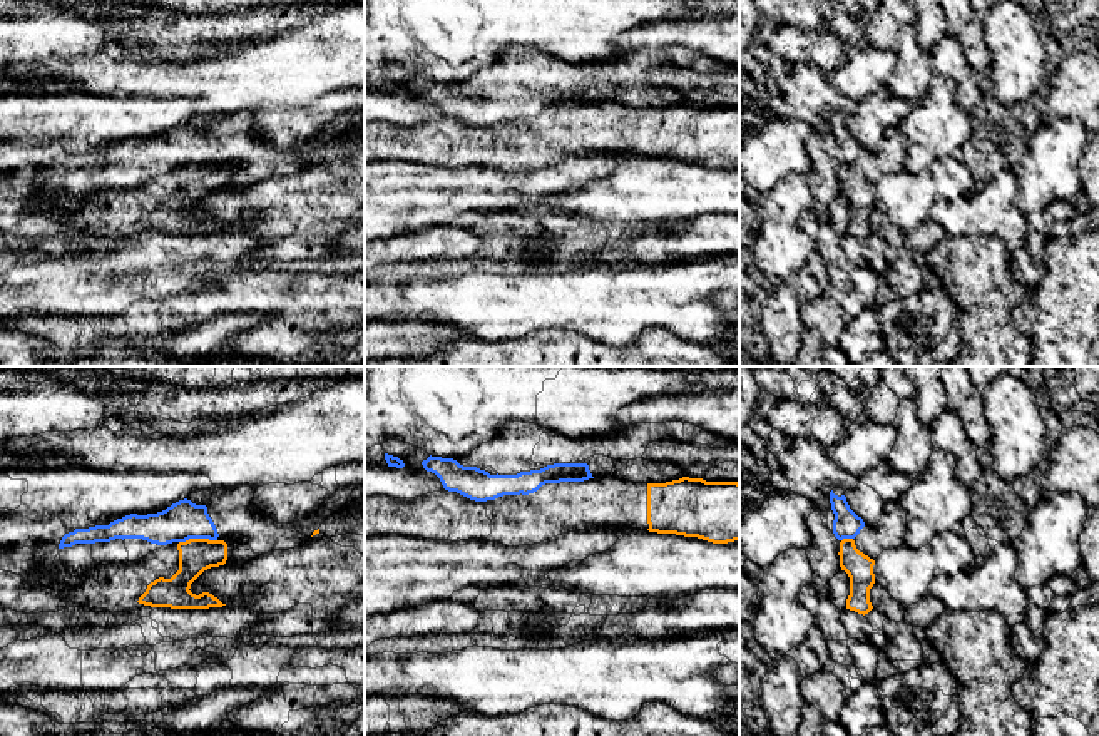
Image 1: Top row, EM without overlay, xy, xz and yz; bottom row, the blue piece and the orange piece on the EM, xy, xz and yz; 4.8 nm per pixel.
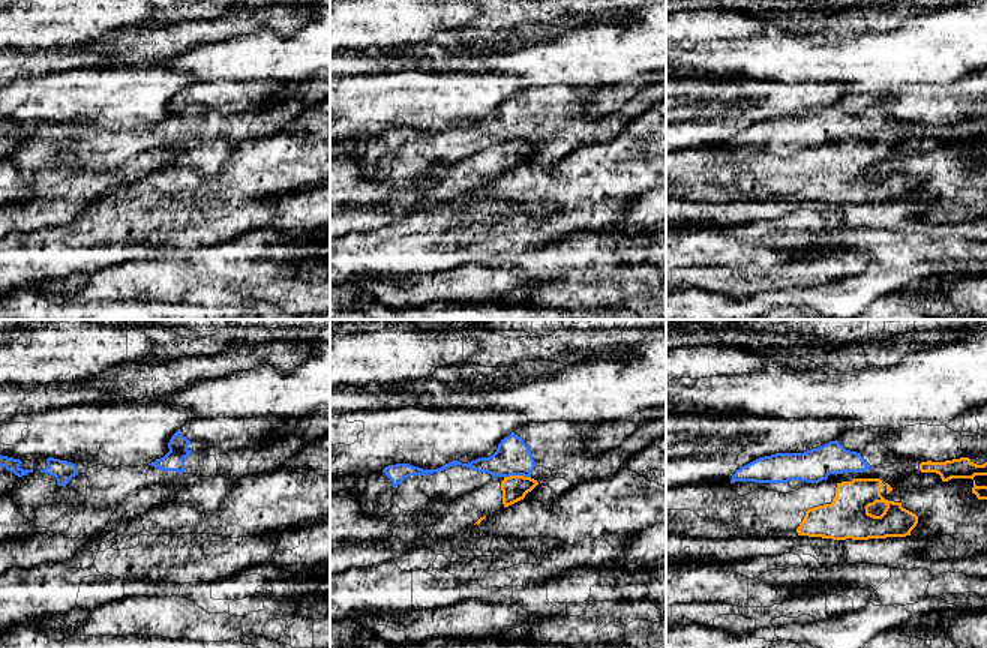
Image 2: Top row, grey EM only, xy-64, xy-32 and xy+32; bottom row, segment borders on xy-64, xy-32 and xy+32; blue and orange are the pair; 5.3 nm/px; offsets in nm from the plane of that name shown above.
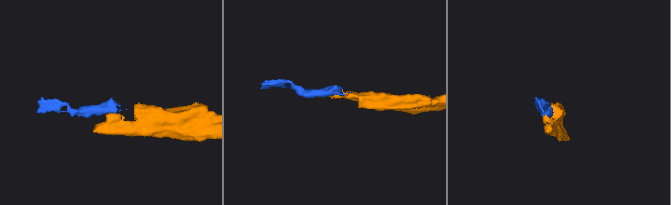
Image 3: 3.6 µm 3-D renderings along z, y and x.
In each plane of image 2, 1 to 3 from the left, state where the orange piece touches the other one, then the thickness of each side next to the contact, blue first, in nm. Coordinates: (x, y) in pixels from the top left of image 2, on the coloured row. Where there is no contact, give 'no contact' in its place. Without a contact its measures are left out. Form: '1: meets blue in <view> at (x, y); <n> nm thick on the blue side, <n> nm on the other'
1: no contact
2: meets blue in xy-32 at (516, 474); 190 nm thick on the blue side, 140 nm on the other
3: no contact

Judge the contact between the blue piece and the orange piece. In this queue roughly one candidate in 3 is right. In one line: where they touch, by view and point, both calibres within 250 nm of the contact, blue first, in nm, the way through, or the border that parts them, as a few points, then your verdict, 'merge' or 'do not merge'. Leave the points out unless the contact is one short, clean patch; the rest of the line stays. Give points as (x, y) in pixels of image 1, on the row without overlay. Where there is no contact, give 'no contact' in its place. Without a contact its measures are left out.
meets blue in xy at (198, 163); 190 nm thick on the blue side, 160 nm on the other; border along xy (216, 164), (186, 164), (179, 168); do not merge

